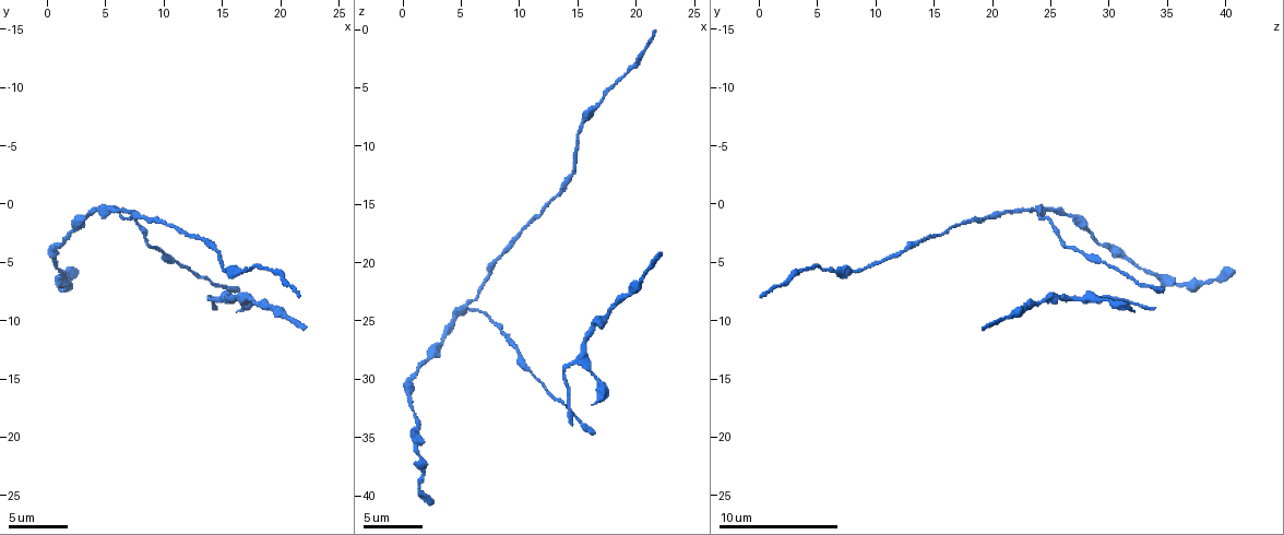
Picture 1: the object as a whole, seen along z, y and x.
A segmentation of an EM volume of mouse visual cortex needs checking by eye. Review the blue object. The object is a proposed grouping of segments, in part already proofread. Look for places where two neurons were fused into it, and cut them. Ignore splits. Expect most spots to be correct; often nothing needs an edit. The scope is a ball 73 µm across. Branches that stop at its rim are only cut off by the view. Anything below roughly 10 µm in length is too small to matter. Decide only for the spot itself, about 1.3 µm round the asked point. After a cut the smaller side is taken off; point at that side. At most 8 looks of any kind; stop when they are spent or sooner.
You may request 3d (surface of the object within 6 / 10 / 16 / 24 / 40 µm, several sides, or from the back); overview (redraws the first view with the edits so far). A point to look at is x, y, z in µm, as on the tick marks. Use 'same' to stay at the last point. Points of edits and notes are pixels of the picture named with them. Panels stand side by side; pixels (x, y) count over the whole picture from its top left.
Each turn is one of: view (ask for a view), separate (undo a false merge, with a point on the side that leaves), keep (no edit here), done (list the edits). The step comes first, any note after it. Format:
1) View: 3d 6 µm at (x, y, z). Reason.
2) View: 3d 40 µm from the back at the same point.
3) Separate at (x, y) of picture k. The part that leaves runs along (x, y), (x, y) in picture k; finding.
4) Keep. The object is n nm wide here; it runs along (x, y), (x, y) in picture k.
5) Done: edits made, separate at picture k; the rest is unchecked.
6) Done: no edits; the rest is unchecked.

View: 3d 10 µm at (1.0, 3.6, 29.8). Sudden change in width.

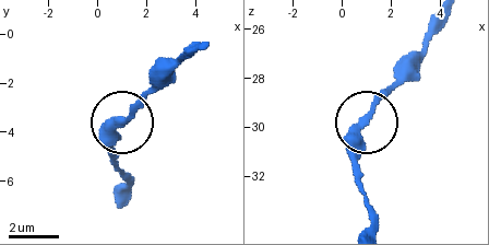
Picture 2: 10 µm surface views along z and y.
Keep. It runs along (448, 19), (368, 113), (357, 138), (357, 186) in picture 2; all the same neuron.

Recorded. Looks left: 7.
View: 3d 6 µm at (5.4, 0.6, 23.8).

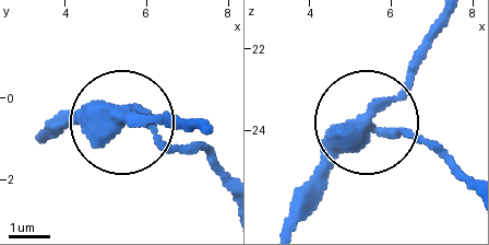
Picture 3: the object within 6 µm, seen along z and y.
View: 3d 6 µm from the back at (5.30, 0.50, 23.80).

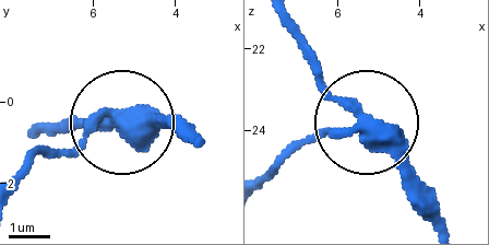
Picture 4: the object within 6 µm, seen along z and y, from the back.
Separate at (59, 156) of picture 4. 3 arms meet here; the part that leaves runs along (110, 112), (23, 175) in picture 4; two neurons meet here.

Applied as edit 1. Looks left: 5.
View: 3d 10 µm at (11.6, 2.2, 16.0).

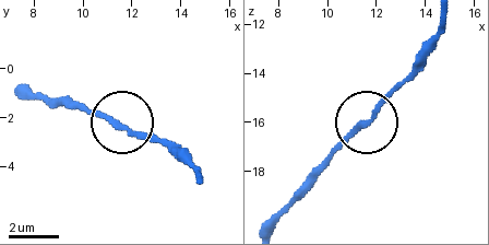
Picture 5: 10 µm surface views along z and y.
View: 3d 10 µm from the back at (11.6, 2.4, 16.1).

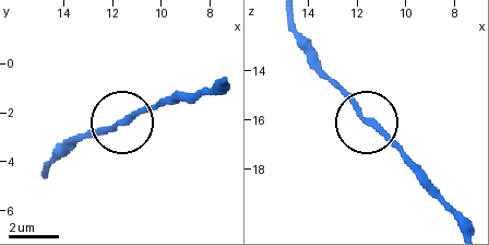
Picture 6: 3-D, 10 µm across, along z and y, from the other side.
Keep. The object is 200 nm wide here; it runs along (465, 223), (311, 62) in picture 6; continuous, no second neuron.

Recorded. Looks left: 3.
View: 3d 10 µm at (16.8, 5.8, 6.6). Calibre changes.

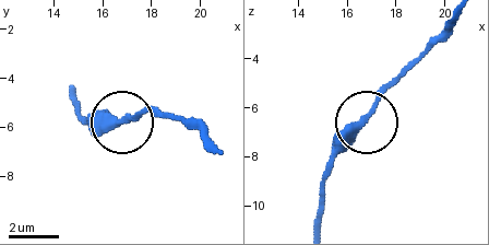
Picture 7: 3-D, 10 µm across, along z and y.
Keep. It runs along (71, 89), (83, 118), (123, 123), (169, 112) in picture 7; continuous, no second neuron.

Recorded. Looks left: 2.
Done: edits made, separate at picture 4; the rest is unchecked.

